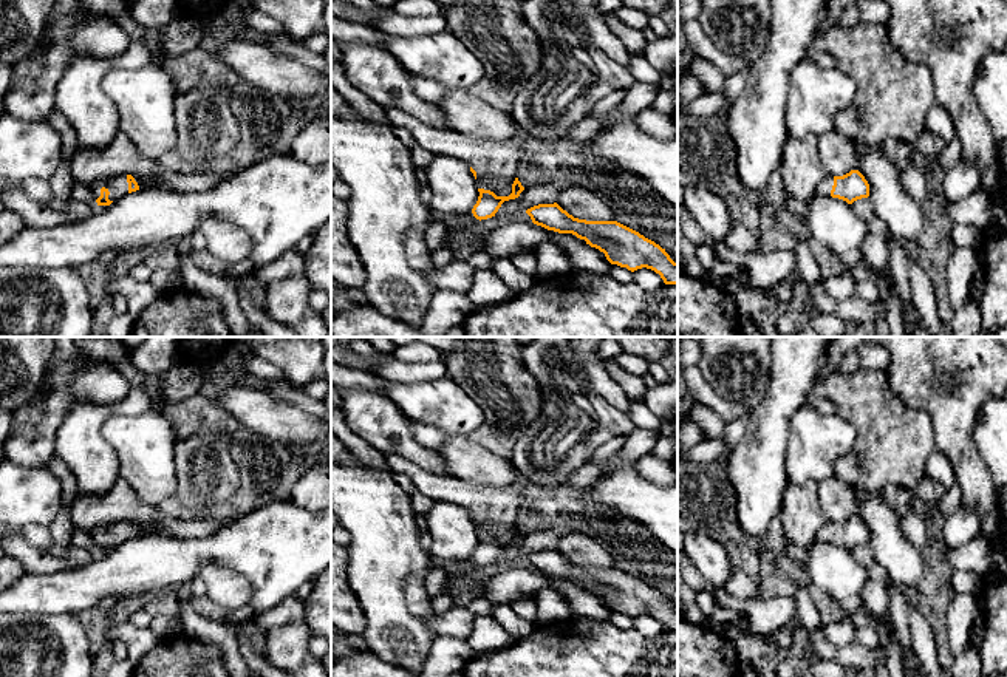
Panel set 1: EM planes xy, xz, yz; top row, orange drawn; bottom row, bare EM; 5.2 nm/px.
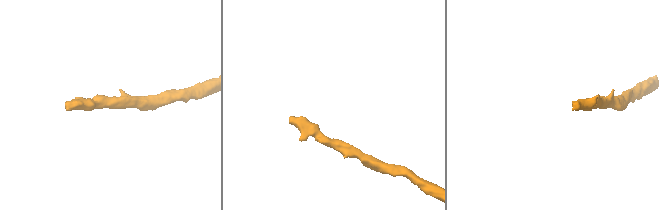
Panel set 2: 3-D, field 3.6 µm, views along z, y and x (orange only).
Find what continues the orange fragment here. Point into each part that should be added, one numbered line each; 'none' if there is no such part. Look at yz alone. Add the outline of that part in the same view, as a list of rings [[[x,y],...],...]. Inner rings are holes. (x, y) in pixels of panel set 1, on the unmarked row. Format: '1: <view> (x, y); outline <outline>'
1: yz (823, 535); outline [[[826,521],[817,532],[817,543],[831,543],[832,532],[834,532],[834,524]]]

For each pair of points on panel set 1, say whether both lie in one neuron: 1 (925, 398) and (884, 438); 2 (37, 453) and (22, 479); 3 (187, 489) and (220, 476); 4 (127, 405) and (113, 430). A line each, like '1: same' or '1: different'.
1: different
2: different
3: same
4: different

